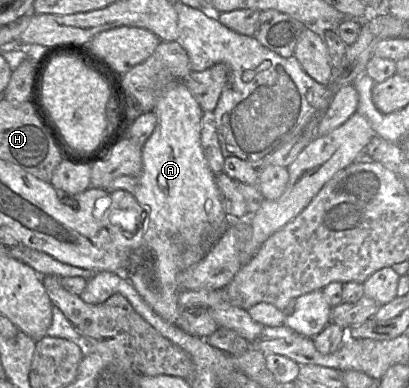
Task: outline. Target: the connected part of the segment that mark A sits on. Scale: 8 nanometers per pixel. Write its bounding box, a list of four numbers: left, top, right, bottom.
[101,80,231,324]

